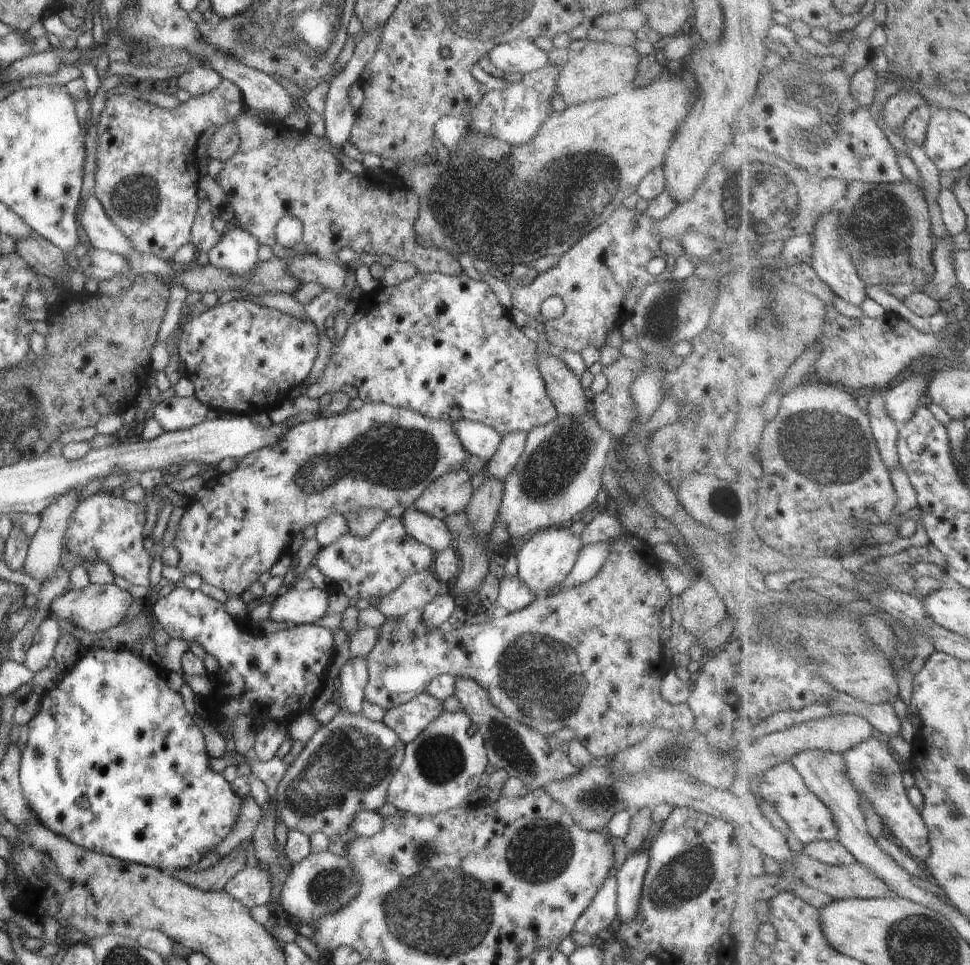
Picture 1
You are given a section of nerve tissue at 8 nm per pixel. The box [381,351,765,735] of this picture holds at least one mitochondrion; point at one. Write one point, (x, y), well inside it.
(550, 468)

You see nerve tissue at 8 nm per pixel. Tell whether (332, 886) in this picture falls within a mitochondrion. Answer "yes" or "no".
yes

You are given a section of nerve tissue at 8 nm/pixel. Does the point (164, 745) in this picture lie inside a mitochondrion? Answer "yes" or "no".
no

